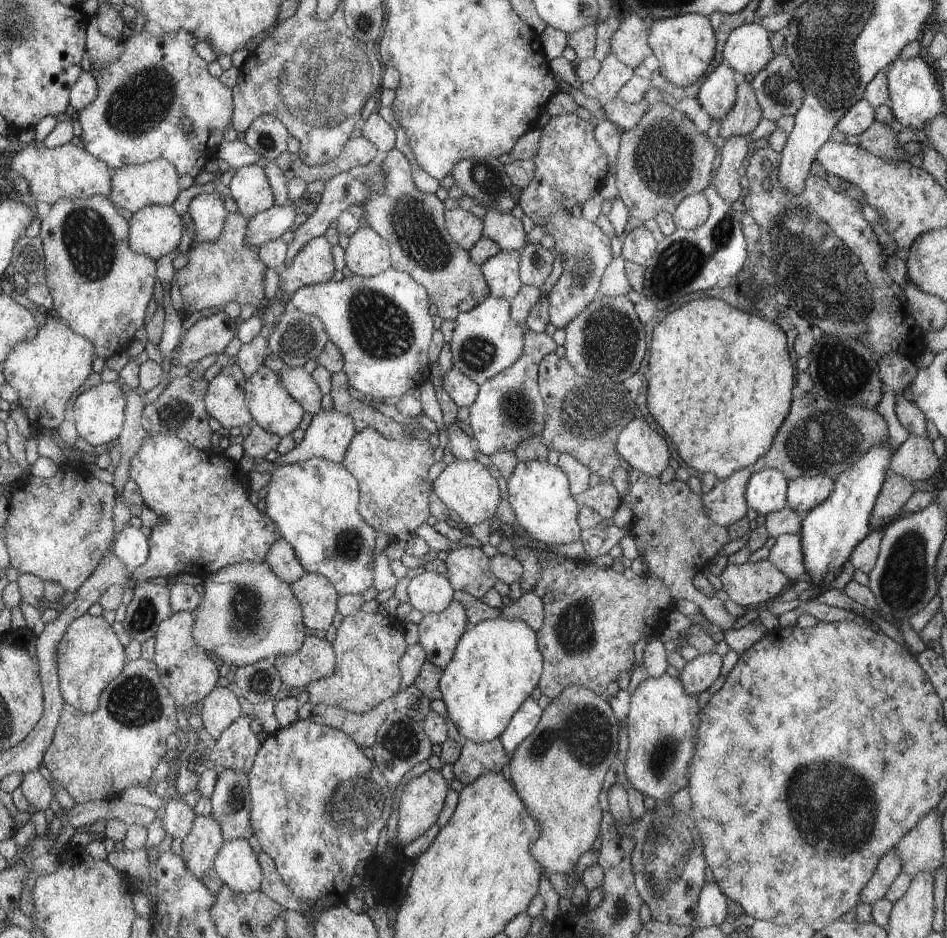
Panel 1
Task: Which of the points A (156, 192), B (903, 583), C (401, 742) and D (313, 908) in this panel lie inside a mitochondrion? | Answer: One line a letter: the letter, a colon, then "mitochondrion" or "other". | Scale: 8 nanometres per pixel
A: other
B: mitochondrion
C: mitochondrion
D: other

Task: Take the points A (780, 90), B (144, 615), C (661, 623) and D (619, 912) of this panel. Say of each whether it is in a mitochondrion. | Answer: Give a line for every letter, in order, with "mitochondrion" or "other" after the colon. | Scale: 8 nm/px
A: mitochondrion
B: mitochondrion
C: other
D: mitochondrion

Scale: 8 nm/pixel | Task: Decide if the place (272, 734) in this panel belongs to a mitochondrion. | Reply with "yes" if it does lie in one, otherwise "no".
no

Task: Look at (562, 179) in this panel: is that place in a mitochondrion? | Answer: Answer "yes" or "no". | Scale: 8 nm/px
no

